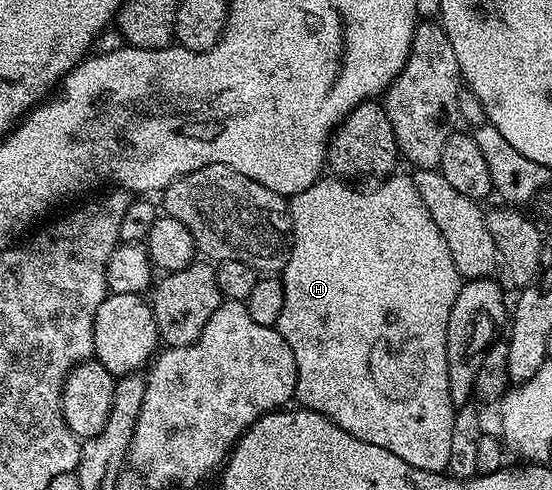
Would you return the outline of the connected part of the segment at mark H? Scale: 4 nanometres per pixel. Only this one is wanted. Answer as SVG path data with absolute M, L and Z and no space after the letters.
M398 175L383 179L379 183L382 185L375 192L353 192L346 185L349 183L341 179L320 178L312 186L308 186L308 190L292 197L288 204L292 243L288 262L280 273L284 304L276 327L296 358L294 395L301 407L324 414L329 420L336 422L340 430L348 430L352 438L360 438L360 442L372 442L372 446L384 446L384 450L392 450L392 454L396 454L396 458L404 458L408 466L416 466L429 472L446 472L455 409L449 398L445 336L448 334L449 311L452 310L460 287L460 277L456 270L456 262L452 262L452 254L448 254L448 242L444 242L444 234L436 228L436 222L432 220L432 214L424 204L424 198L420 198L420 190L416 190L409 175Z

